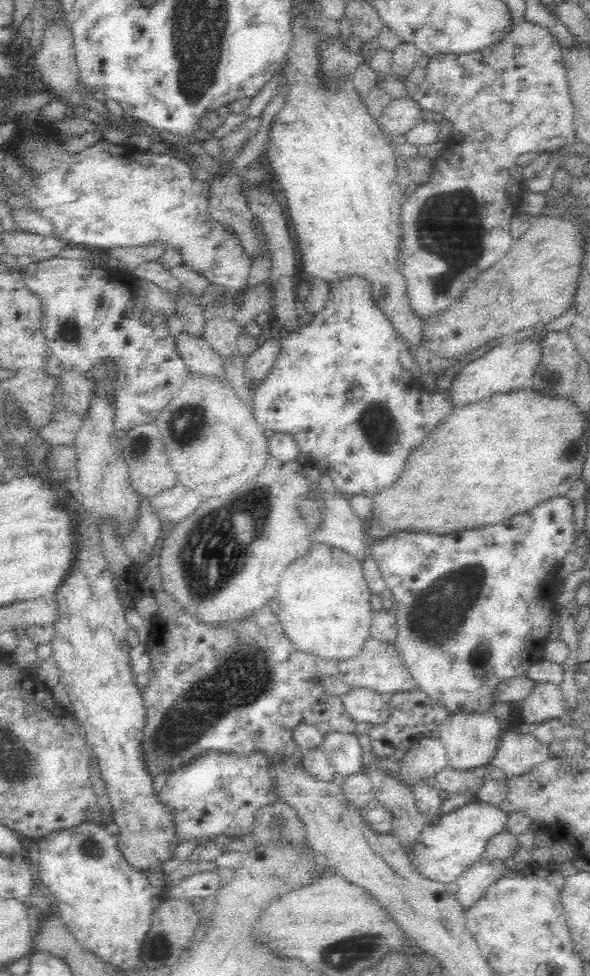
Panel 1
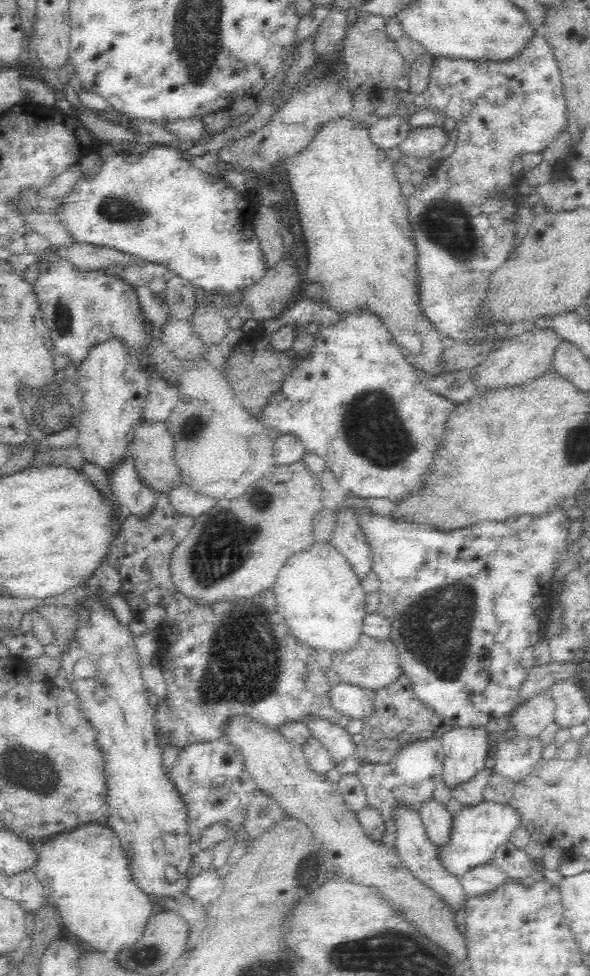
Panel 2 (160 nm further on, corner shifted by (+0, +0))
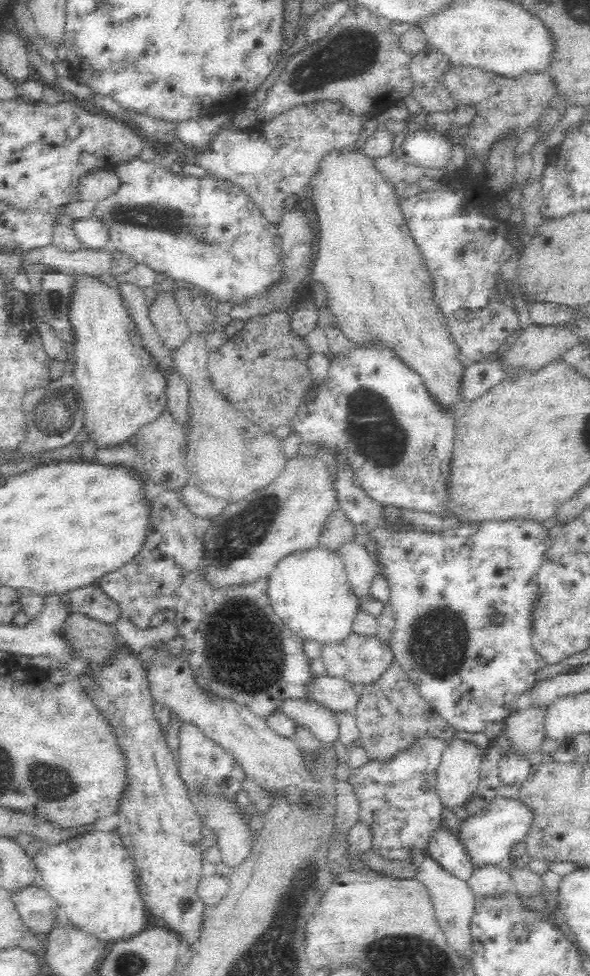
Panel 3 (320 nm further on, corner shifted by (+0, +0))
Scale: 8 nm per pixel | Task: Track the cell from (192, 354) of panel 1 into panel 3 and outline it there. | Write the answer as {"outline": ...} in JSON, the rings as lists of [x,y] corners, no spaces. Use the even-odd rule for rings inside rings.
{"outline":[[[158,290],[155,302],[149,307],[149,315],[169,351],[179,349],[190,338],[188,321],[169,292]]]}

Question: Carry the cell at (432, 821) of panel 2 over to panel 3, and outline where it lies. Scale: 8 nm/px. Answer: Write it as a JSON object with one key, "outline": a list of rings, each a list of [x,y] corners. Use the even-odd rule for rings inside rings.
{"outline":[[[438,820],[428,836],[427,849],[440,865],[450,871],[452,875],[459,876],[465,881],[475,870],[472,864],[469,864],[468,857],[464,855],[464,849],[460,844],[458,835],[454,834],[444,820]]]}

